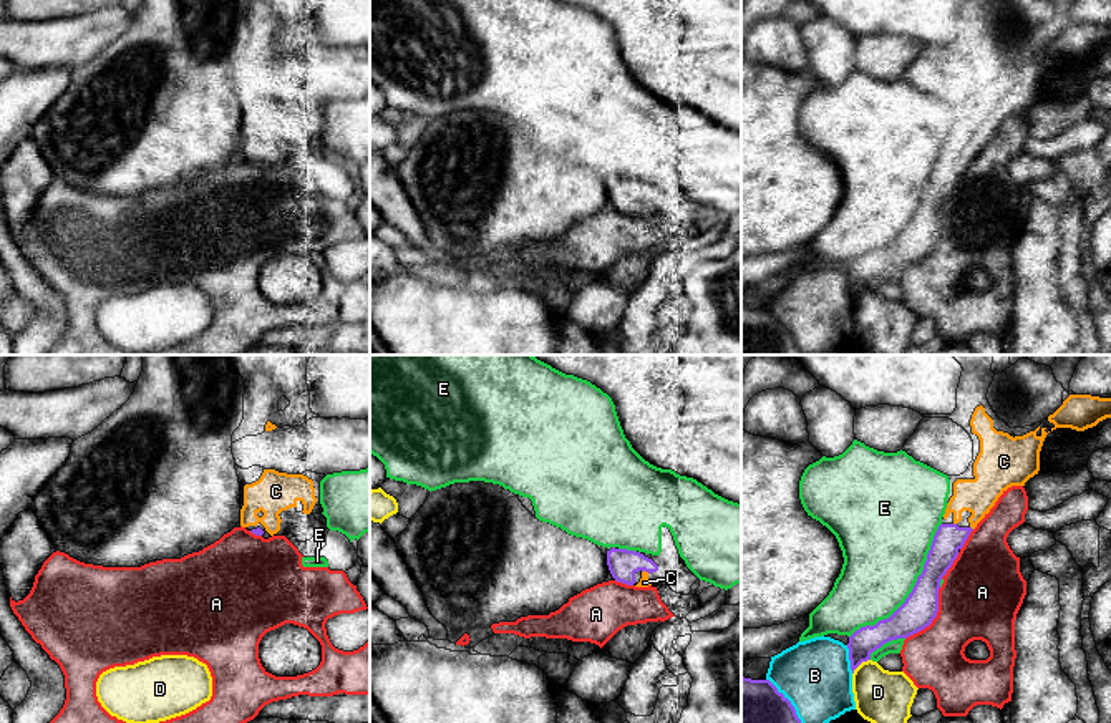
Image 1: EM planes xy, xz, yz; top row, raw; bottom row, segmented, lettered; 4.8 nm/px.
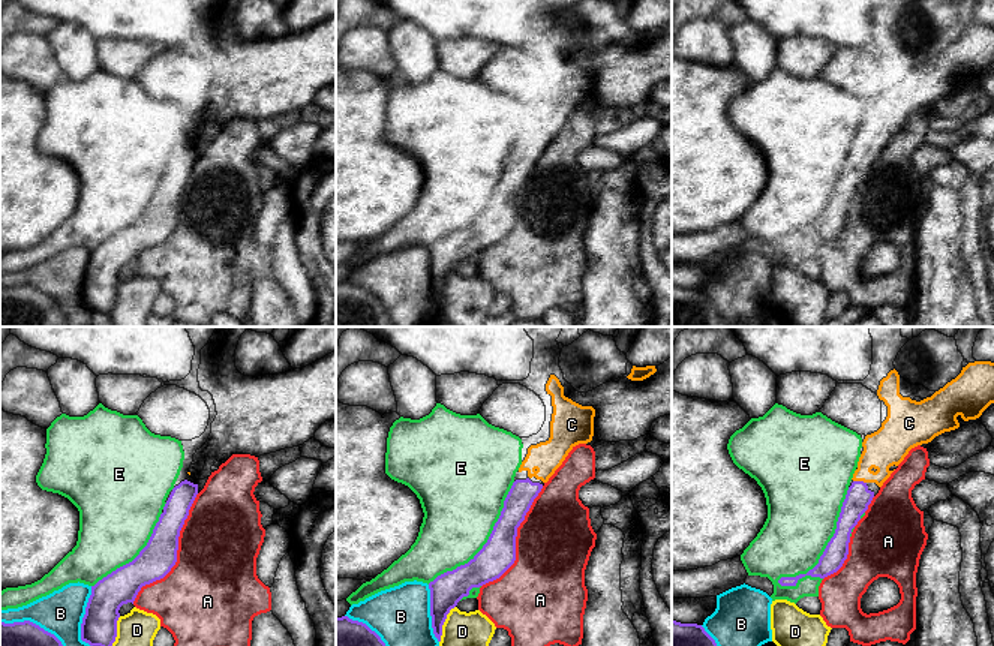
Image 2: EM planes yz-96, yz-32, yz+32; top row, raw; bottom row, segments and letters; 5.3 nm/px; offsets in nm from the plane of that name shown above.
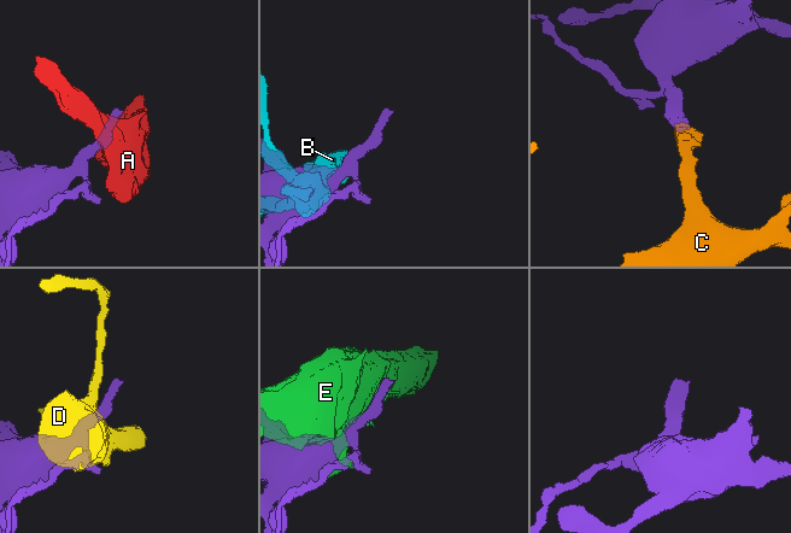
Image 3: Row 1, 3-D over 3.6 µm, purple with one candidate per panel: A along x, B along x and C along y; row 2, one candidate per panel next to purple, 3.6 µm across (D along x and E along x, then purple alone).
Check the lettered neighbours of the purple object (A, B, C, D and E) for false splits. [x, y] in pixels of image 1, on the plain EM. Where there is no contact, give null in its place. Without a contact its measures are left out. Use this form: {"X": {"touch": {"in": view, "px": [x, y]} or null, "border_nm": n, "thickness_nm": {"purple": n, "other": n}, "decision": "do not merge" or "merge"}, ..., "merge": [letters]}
{"A": {"touch": {"in": "yz", "px": [936, 244]}, "border_nm": 300, "thickness_nm": {"purple": 170, "other": 380}, "decision": "do not merge"}, "B": {"touch": {"in": "yz", "px": [849, 287]}, "border_nm": 140, "thickness_nm": {"purple": 140, "other": 360}, "decision": "do not merge"}, "C": {"touch": {"in": "xz", "px": [645, 199]}, "border_nm": 40, "thickness_nm": {"purple": 140, "other": 50}, "decision": "merge"}, "D": {"touch": {"in": "yz", "px": [859, 292]}, "border_nm": 120, "thickness_nm": {"purple": 140, "other": 260}, "decision": "do not merge"}, "E": {"touch": {"in": "yz", "px": [912, 218]}, "border_nm": 700, "thickness_nm": {"purple": 170, "other": 420}, "decision": "do not merge"}, "merge": ["C"]}

